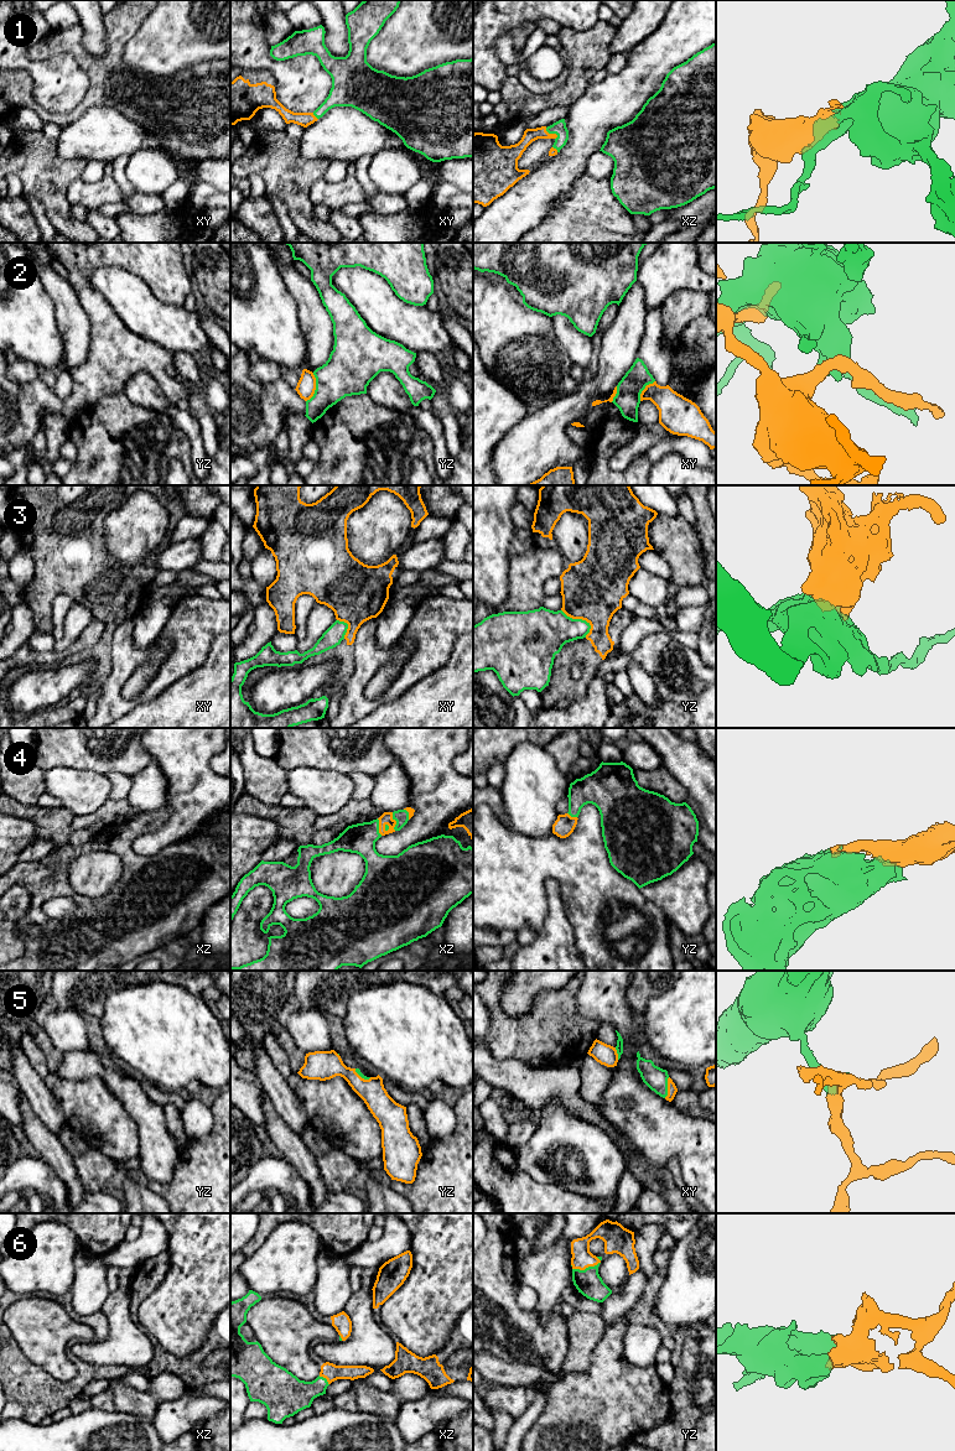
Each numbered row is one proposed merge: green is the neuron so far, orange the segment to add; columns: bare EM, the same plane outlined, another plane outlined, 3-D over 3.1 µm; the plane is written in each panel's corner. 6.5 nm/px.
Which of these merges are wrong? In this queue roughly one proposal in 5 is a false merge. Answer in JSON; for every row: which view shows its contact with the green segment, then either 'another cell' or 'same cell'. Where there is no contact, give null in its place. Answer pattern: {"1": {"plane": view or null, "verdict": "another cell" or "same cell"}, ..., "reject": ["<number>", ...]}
{"1": {"plane": "xz", "verdict": "same cell"}, "2": {"plane": "yz", "verdict": "another cell"}, "3": {"plane": "yz", "verdict": "another cell"}, "4": {"plane": "xz", "verdict": "same cell"}, "5": {"plane": "xy", "verdict": "same cell"}, "6": {"plane": "yz", "verdict": "same cell"}, "reject": ["2", "3"]}

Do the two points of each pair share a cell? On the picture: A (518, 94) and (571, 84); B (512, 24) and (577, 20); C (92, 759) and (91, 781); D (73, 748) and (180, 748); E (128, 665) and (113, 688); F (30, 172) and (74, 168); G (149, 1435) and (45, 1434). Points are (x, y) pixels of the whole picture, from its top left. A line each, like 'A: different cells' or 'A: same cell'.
A: same cell
B: same cell
C: different cells
D: different cells
E: same cell
F: same cell
G: same cell

